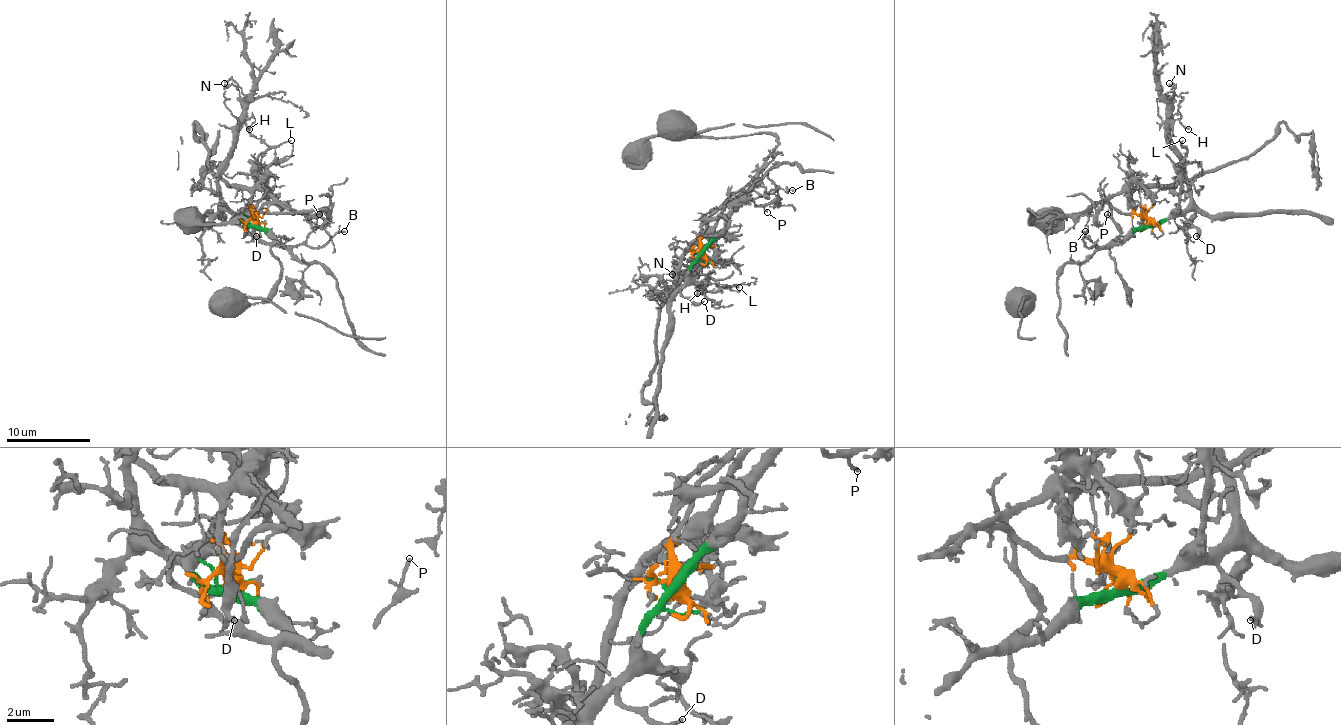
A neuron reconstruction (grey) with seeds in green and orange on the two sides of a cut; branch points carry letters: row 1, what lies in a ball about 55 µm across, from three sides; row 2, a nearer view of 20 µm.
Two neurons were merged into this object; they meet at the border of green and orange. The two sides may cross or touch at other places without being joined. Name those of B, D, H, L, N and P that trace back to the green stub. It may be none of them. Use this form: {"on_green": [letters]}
{"on_green": ["B", "D", "H", "L", "N", "P"]}

